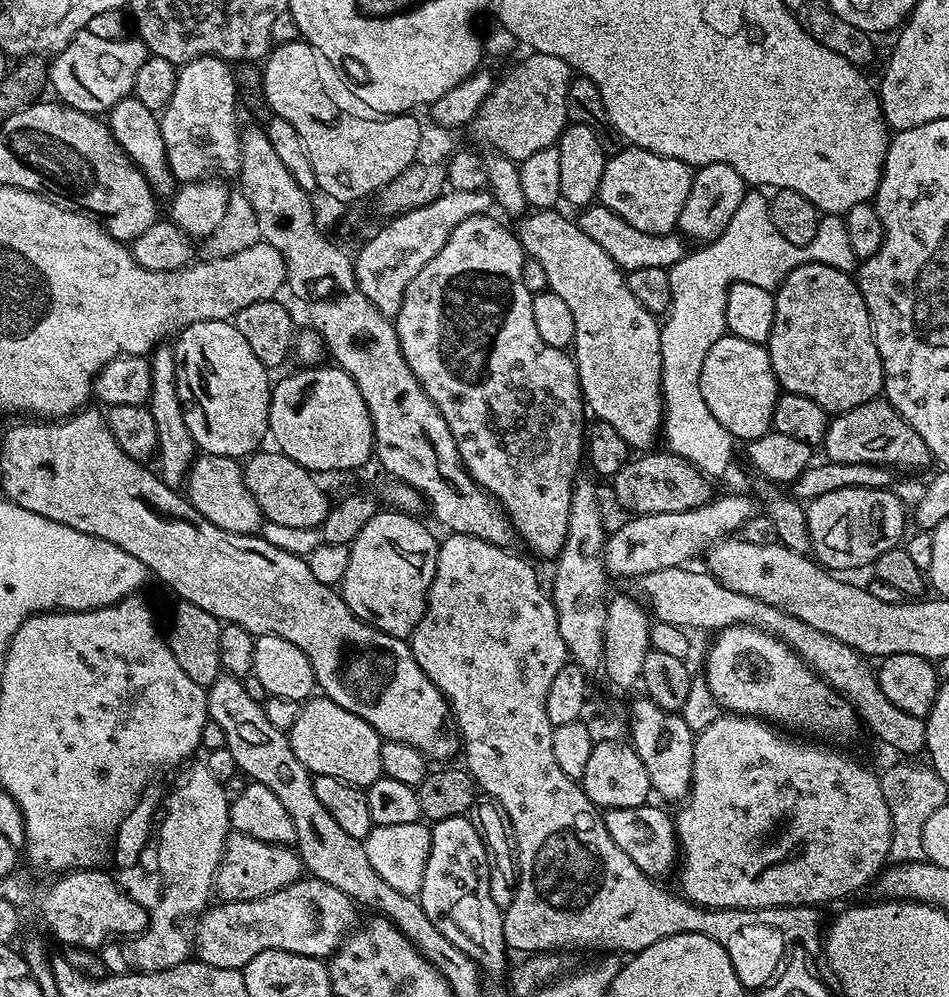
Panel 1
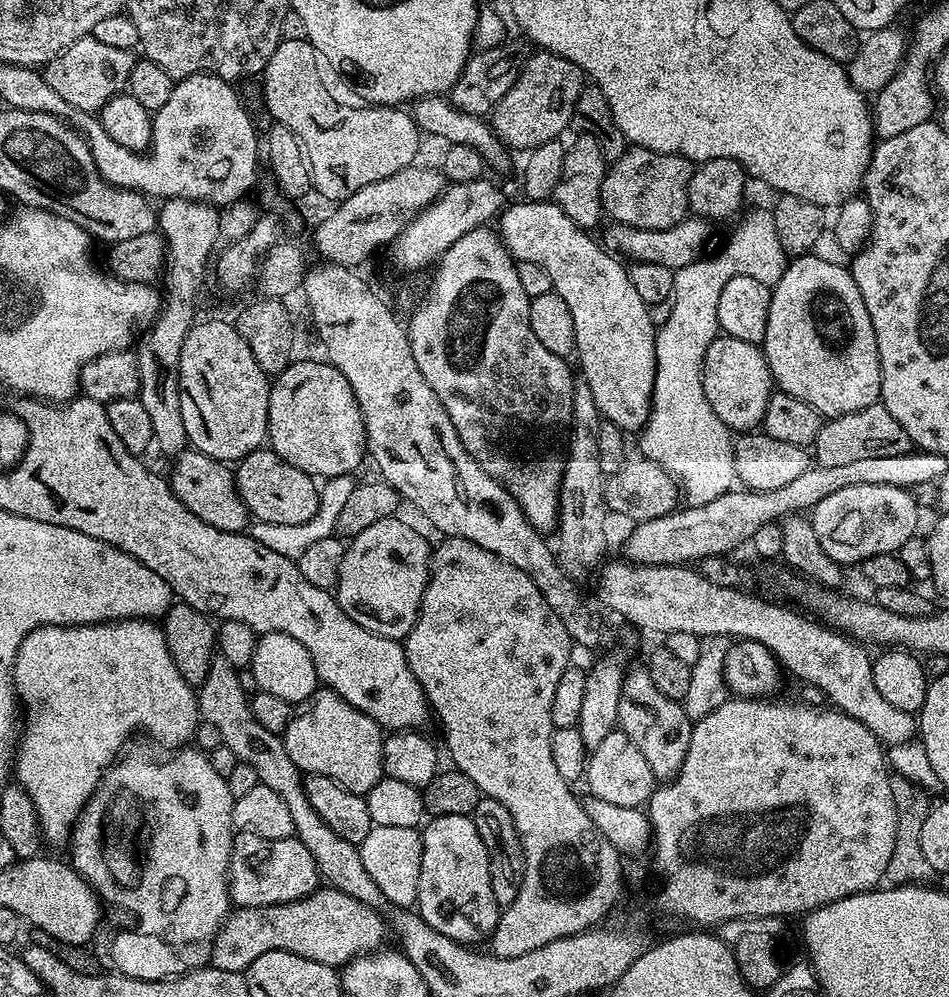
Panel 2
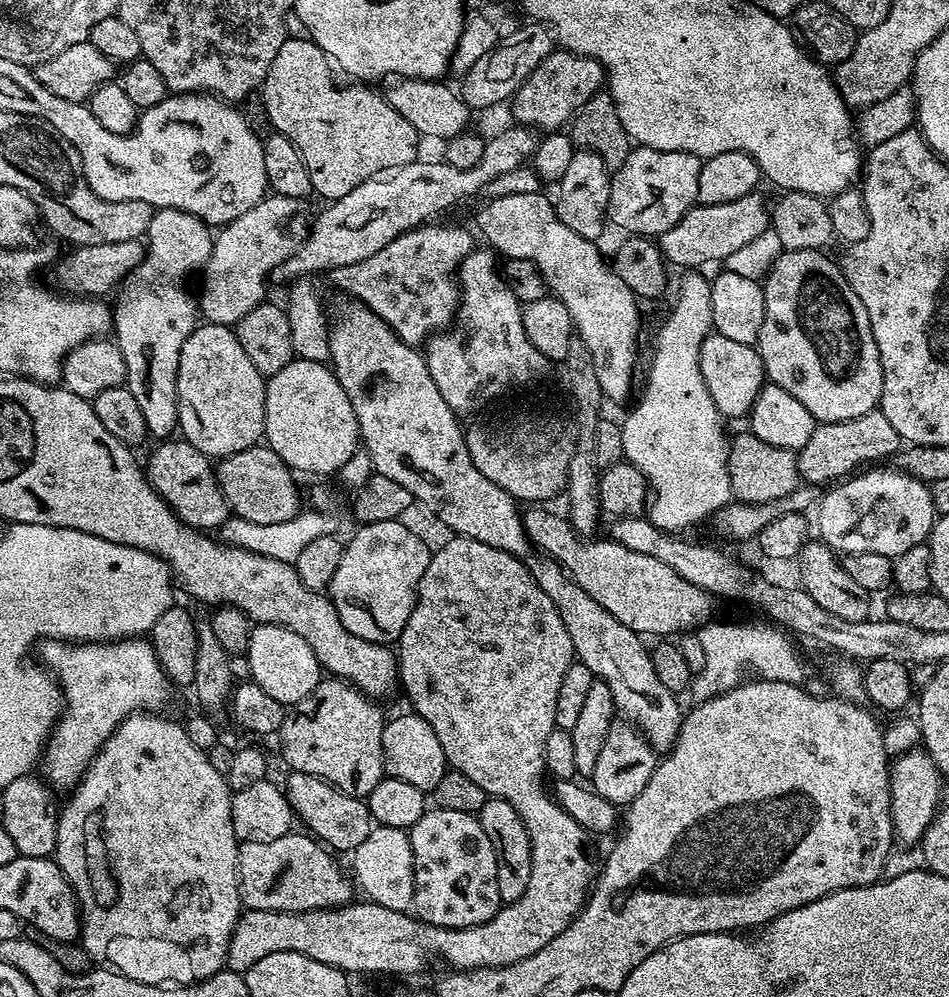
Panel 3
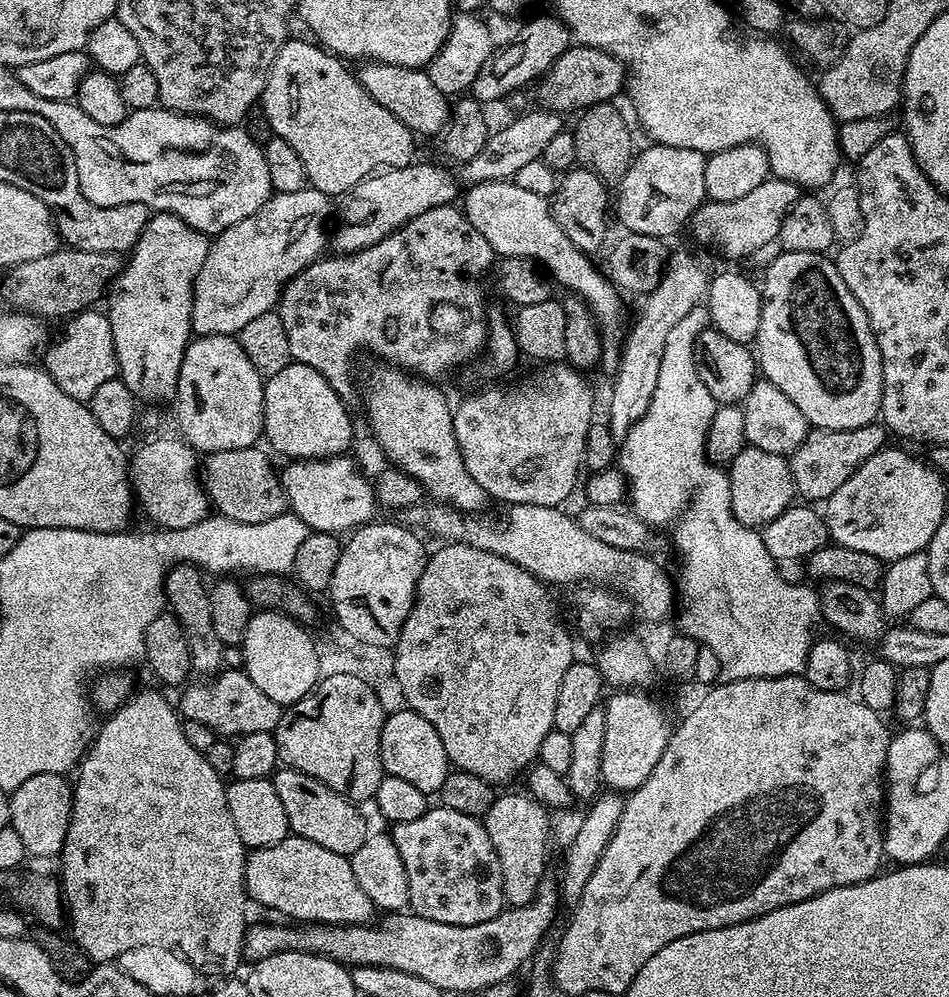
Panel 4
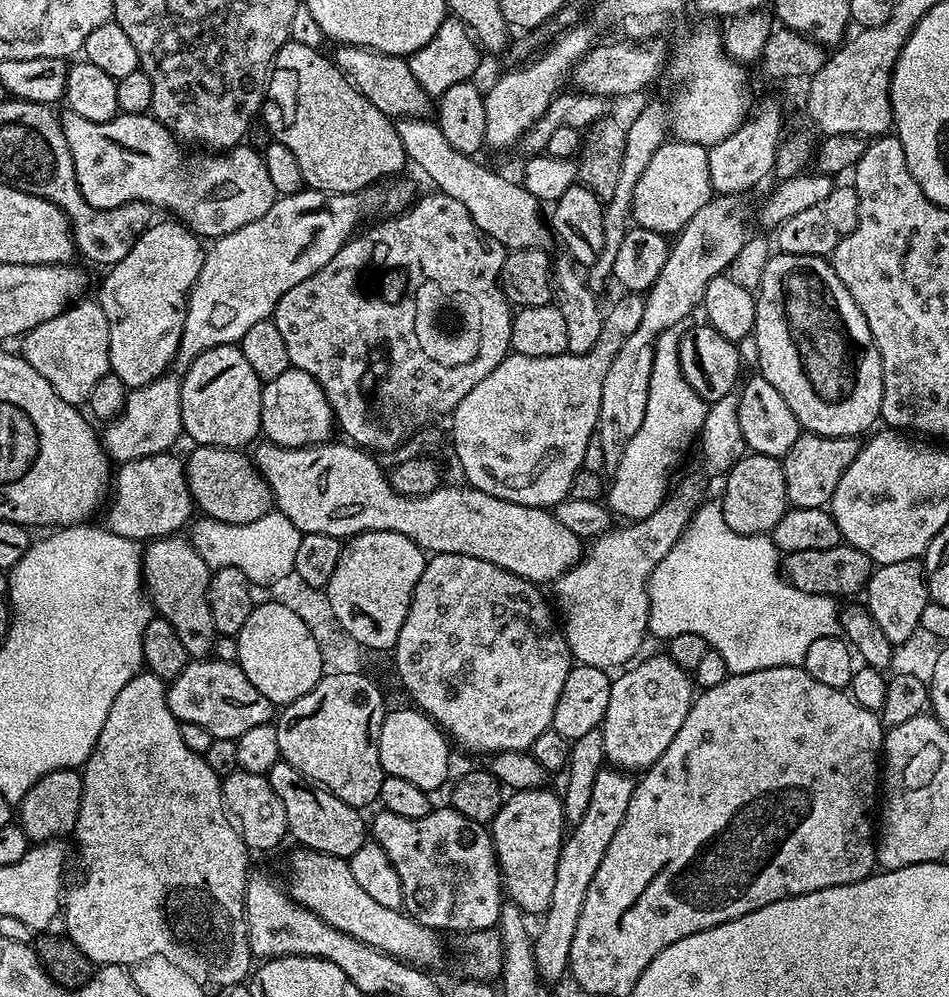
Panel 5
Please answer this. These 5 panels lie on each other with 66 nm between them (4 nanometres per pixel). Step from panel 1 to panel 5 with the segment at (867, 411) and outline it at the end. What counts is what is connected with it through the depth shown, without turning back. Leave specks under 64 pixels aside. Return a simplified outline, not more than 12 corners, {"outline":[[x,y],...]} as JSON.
{"outline":[[804,432],[782,458],[789,505],[825,507],[861,441]]}

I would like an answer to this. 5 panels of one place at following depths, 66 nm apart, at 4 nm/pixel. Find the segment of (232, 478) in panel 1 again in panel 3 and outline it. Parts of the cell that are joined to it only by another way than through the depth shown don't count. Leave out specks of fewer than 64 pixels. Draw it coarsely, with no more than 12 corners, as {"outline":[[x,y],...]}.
{"outline":[[183,438],[146,460],[183,524],[219,530],[230,509],[213,461]]}

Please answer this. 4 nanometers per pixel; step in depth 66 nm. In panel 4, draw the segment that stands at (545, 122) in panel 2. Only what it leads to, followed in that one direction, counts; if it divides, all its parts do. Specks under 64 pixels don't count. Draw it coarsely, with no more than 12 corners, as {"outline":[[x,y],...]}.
{"outline":[[585,44],[544,73],[539,107],[579,113],[615,101],[624,63]]}

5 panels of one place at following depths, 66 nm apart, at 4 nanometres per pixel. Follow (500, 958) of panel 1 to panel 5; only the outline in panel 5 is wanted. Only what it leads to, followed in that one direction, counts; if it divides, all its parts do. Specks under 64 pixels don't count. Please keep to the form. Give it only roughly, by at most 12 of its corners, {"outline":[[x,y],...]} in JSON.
{"outline":[[450,806],[370,836],[403,911],[437,933],[500,922],[492,834]]}

